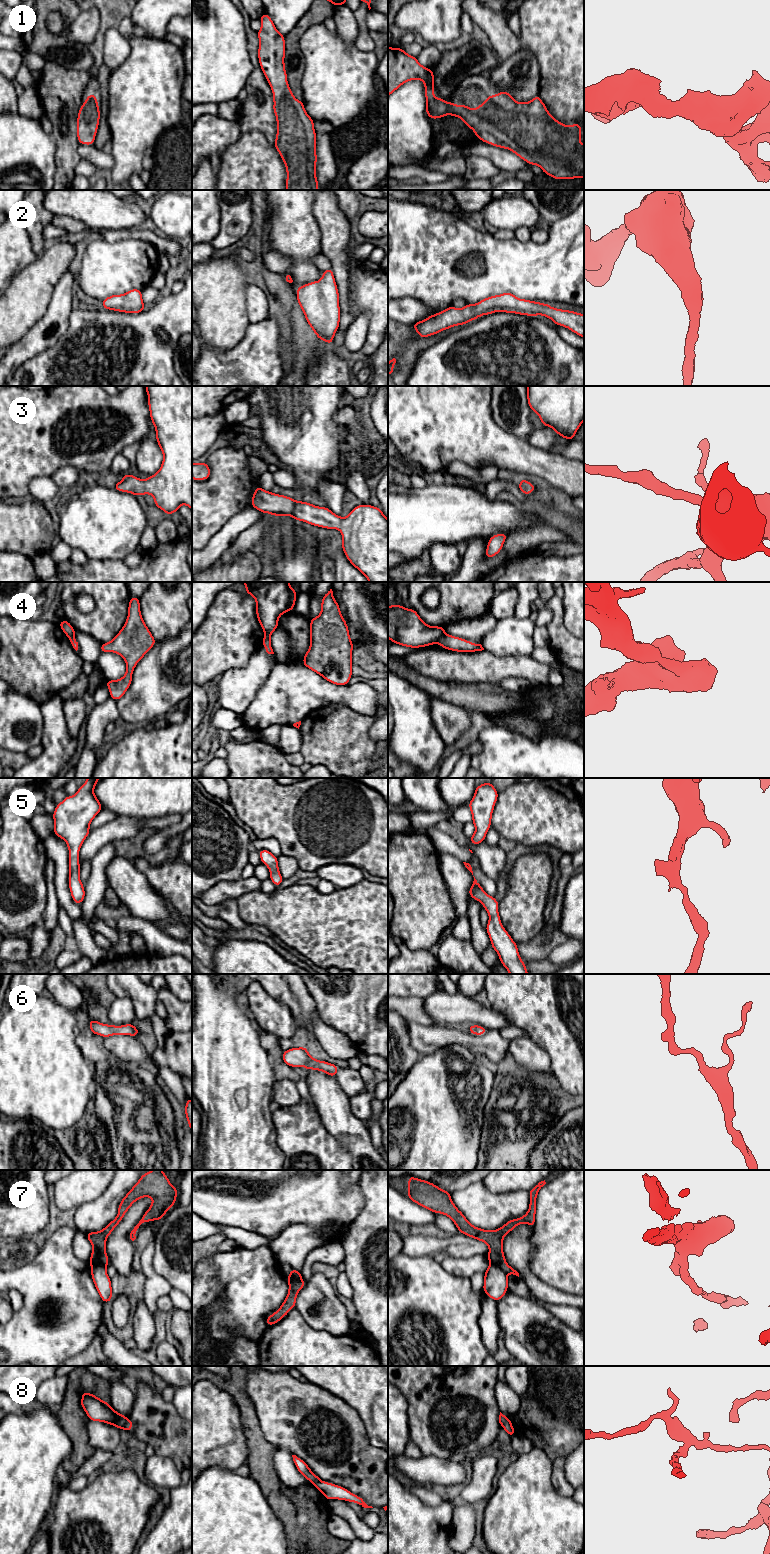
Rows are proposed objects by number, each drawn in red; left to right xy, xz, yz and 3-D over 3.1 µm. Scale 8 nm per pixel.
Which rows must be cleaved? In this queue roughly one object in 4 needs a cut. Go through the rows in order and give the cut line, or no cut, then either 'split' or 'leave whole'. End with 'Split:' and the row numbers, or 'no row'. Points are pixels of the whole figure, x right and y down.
1: no cut | leave whole
2: no cut | leave whole
3: no cut | leave whole
4: yz (443, 634), (437, 642) | split
5: no cut | leave whole
6: no cut | leave whole
7: yz (490, 1262), (497, 1265), (506, 1274) | split
8: xy (126, 1417), (119, 1428) | split
Split: 4, 7, 8

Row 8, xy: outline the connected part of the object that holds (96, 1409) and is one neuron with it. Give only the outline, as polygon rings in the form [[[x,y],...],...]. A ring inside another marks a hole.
[[[86,1391],[82,1392],[80,1404],[90,1421],[107,1423],[120,1429],[127,1418],[115,1411],[108,1402]]]

